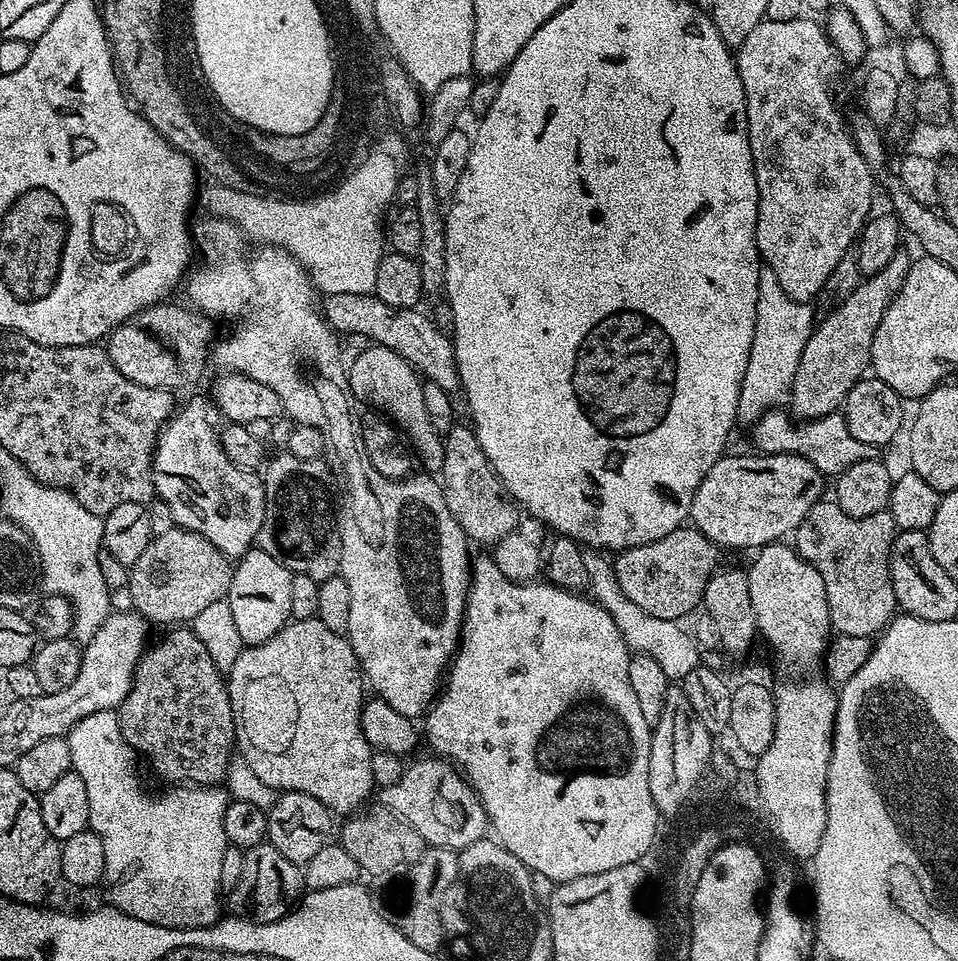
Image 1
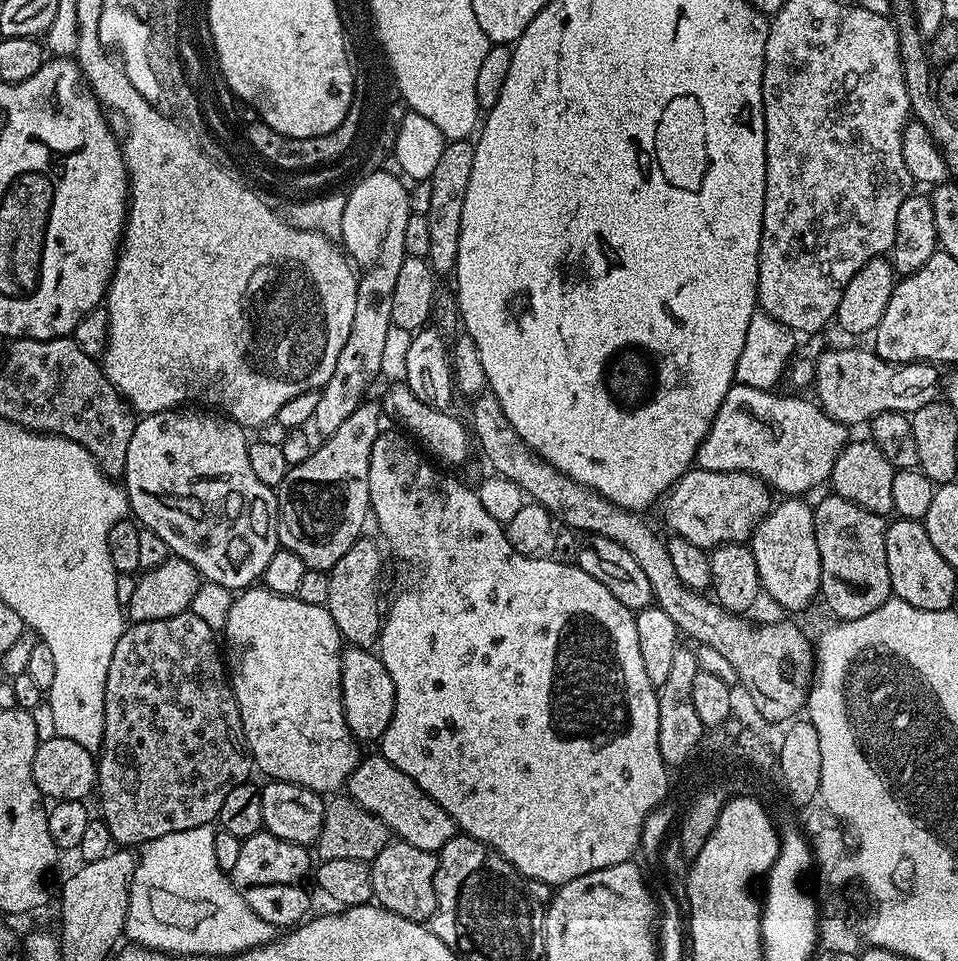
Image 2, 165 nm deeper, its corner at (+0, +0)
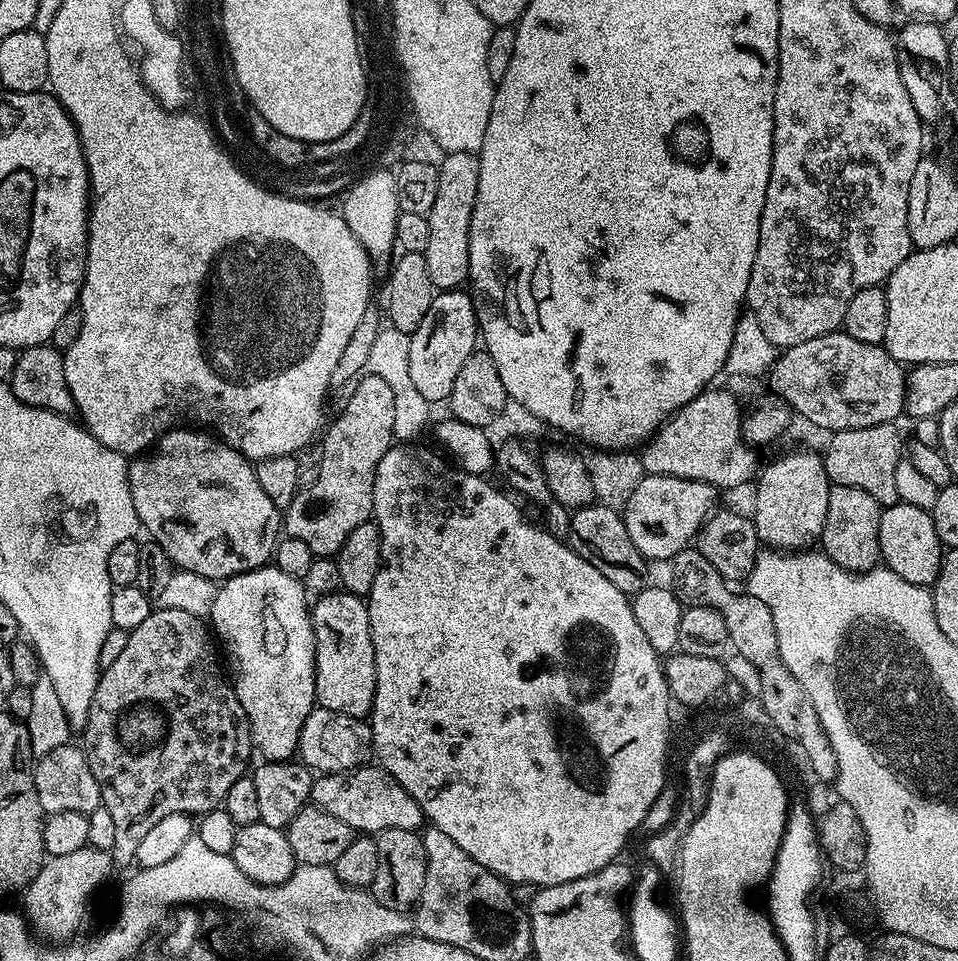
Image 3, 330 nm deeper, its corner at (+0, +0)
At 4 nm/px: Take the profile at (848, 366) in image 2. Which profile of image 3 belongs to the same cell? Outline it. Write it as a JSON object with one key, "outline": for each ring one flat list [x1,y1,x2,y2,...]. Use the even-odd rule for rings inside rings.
{"outline":[[837,330,785,349,769,369,767,380,769,391,782,397,799,417,801,415,812,425,835,434,846,429,893,423,896,416,903,413,907,371,883,345,859,342,844,331]]}

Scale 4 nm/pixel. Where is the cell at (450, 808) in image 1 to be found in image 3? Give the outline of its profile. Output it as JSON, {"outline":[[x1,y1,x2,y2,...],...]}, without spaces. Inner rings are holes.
{"outline":[[379,766,358,767,343,774,317,775,312,781,311,803,364,834,379,834,382,830,420,832,426,824,425,814,415,798]]}

